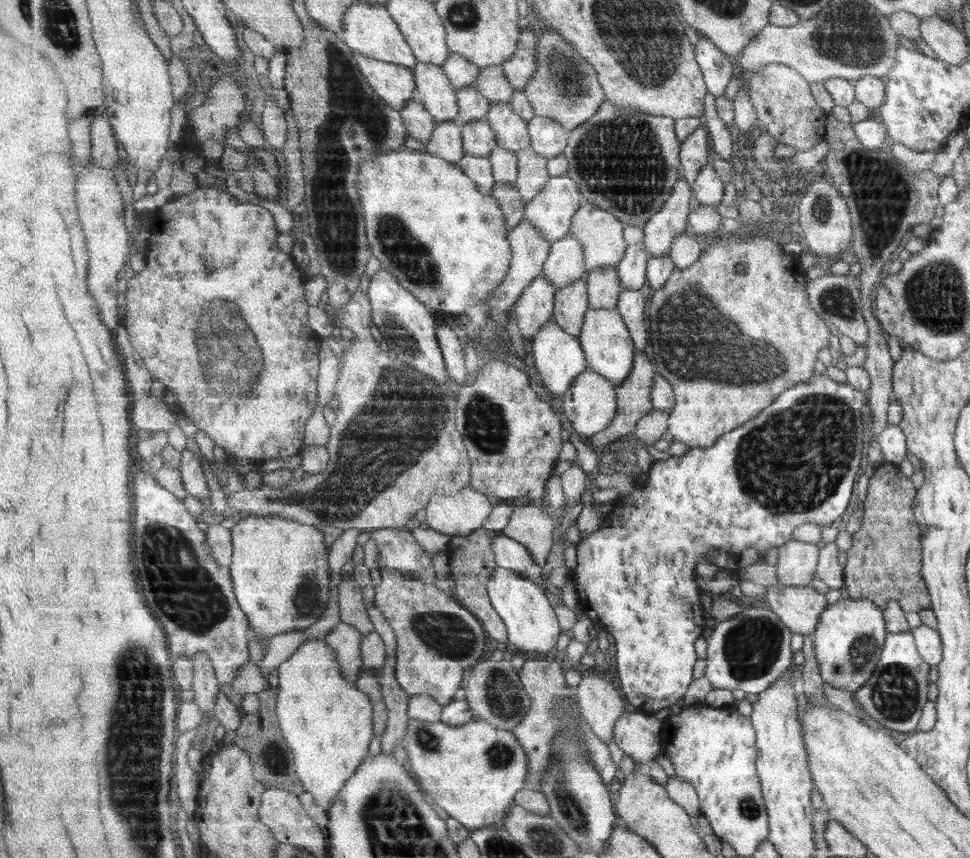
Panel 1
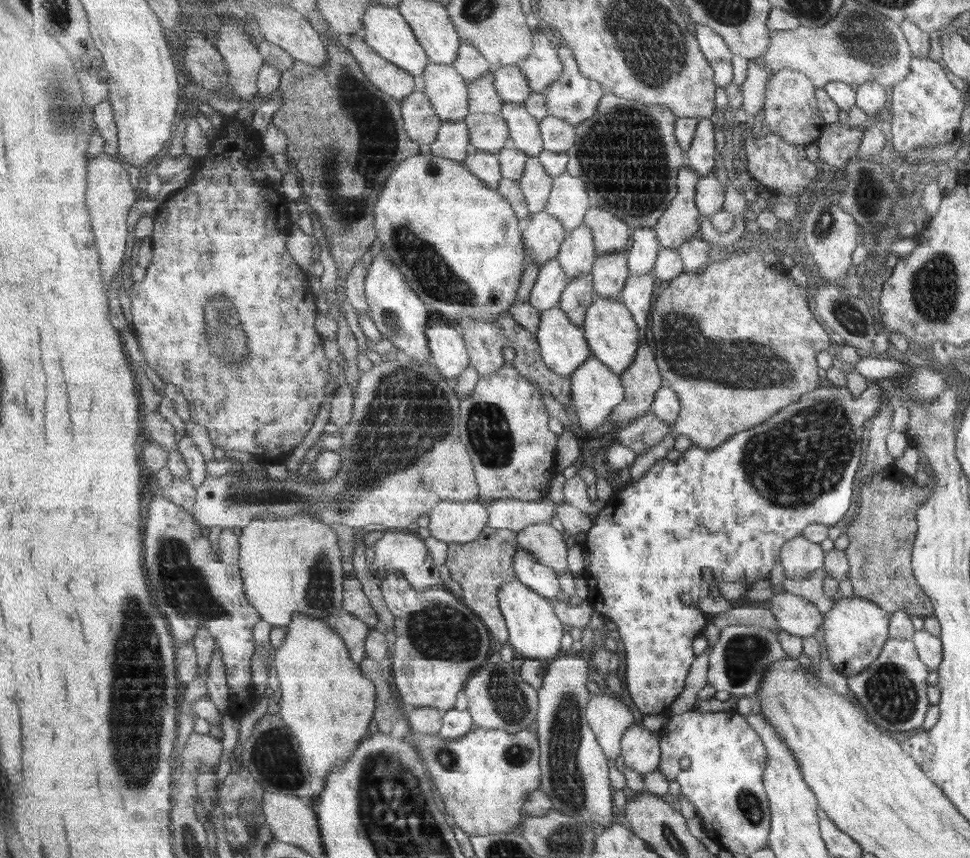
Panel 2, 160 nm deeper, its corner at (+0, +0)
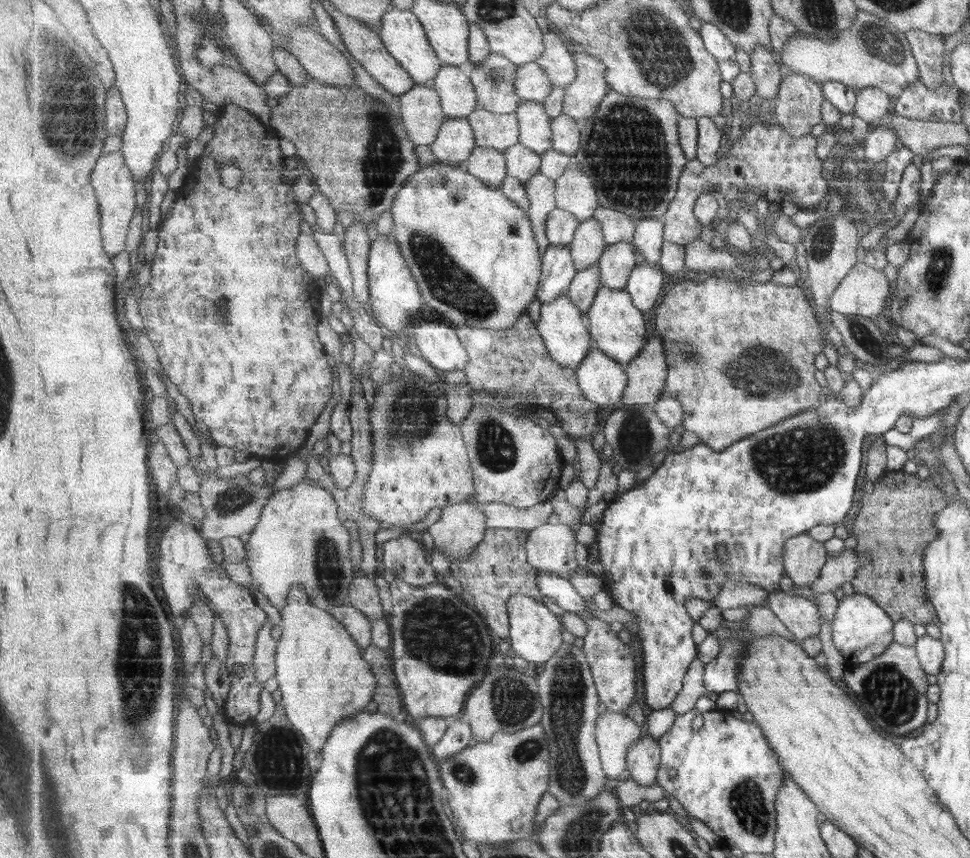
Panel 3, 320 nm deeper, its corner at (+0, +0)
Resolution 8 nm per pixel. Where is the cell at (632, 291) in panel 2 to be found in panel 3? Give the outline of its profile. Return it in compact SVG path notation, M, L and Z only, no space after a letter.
M638 264L631 273L626 290L633 302L643 311L655 311L665 286L665 272L651 264Z

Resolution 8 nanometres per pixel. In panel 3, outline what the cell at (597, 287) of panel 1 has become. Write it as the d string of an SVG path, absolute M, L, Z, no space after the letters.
M631 242L607 245L599 266L602 284L614 289L625 289L637 264L636 248Z

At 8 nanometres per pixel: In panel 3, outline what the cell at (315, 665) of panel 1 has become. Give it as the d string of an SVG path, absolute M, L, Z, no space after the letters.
M293 586L288 595L287 606L280 613L282 637L278 640L276 650L276 680L283 695L282 704L289 720L301 732L307 744L313 750L322 752L335 726L339 726L344 718L365 711L367 704L374 700L376 675L348 628L328 610L315 606L301 586Z

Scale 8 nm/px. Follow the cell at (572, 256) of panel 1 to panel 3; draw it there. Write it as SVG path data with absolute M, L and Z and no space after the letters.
M595 217L580 223L570 245L579 272L599 264L606 246L602 224Z

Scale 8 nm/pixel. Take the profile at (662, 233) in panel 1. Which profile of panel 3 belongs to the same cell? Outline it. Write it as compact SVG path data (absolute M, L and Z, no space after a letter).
M754 121L717 164L707 166L699 159L688 162L680 176L676 197L664 216L665 240L687 246L701 236L703 225L694 210L697 199L710 192L728 202L735 199L742 201L744 193L752 191L767 202L780 204L791 201L803 210L814 210L827 194L827 184L821 178L821 161L817 156L817 137L811 133L796 137L774 121Z

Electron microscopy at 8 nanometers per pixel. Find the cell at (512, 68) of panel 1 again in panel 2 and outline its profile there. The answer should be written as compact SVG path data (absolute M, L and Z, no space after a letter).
M540 28L533 33L531 56L517 64L529 80L532 92L547 92L564 73L564 64L556 45L548 29Z

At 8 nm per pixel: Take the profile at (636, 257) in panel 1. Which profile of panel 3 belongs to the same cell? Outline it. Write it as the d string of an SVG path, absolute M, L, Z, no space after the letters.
M644 218L636 222L634 247L645 258L644 264L659 266L665 245L664 221L658 218Z

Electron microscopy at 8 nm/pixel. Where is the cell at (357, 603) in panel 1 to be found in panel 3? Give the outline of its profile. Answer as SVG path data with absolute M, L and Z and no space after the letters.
M363 575L354 577L349 594L351 604L366 614L369 620L388 619L383 606L381 606L379 590L371 578Z

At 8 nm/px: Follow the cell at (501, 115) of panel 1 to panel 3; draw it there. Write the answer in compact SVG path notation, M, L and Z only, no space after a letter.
M523 101L519 104L519 109L515 111L520 120L520 142L527 145L537 154L542 155L546 150L554 146L552 118L545 114L543 103L535 103L532 101Z

